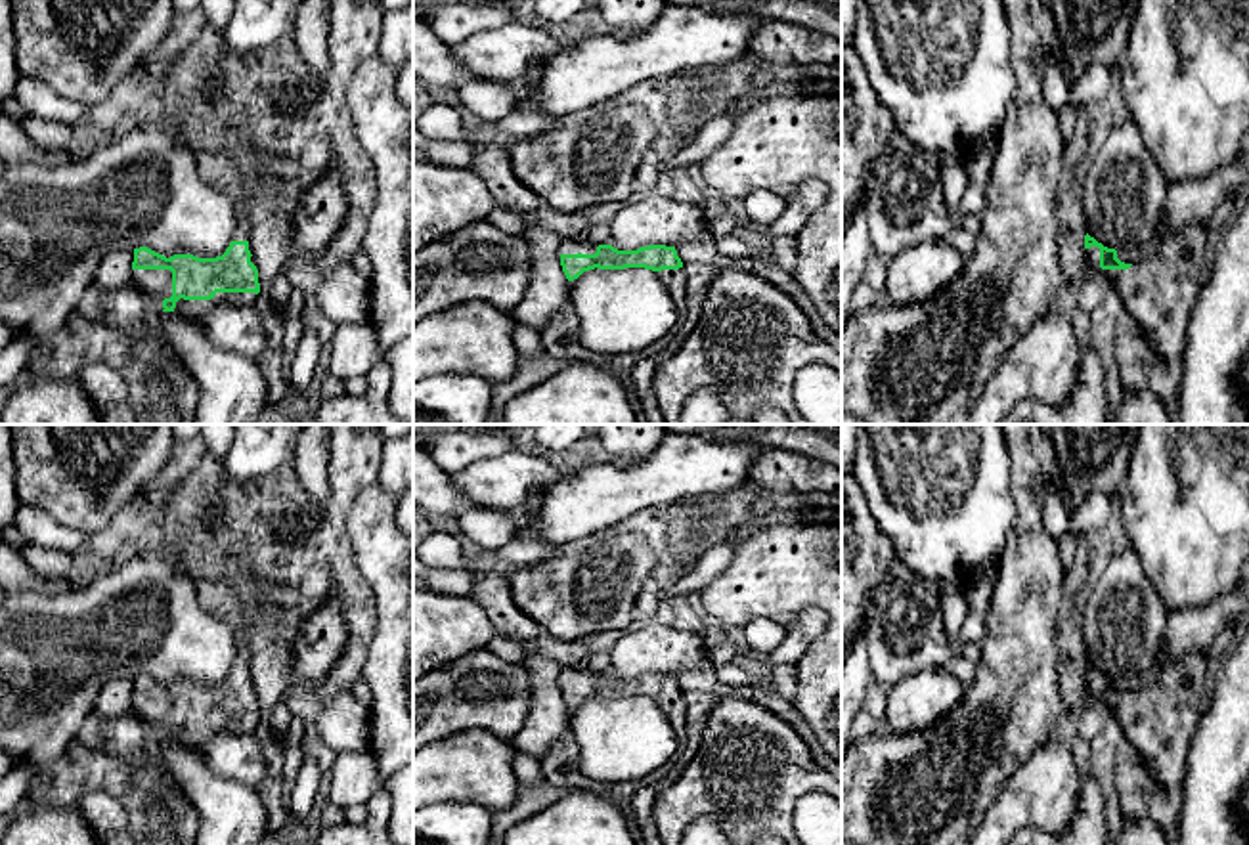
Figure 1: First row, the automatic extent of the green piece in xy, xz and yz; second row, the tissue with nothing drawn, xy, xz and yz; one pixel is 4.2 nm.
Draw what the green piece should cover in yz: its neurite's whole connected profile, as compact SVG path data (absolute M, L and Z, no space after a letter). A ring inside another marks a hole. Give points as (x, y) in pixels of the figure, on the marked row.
M1205 222L1167 231L1157 252L1132 266L1121 262L1115 249L1085 235L1085 256L1106 271L1117 310L1136 319L1165 361L1176 361L1184 350L1188 319L1201 291L1207 239Z

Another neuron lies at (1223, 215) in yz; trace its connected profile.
M1224 199L1209 216L1209 220L1205 222L1207 233L1222 233L1234 220L1238 210L1238 201L1234 199Z

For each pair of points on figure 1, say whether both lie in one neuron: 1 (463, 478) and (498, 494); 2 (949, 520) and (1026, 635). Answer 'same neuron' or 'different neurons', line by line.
1: same neuron
2: different neurons

